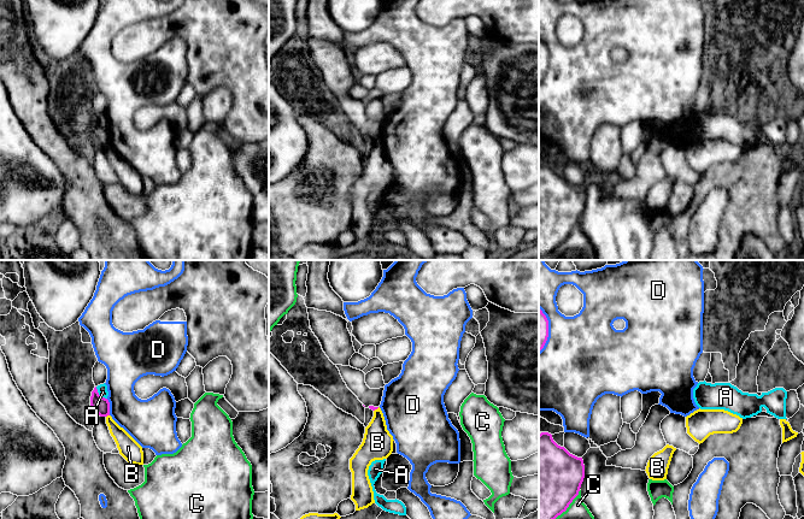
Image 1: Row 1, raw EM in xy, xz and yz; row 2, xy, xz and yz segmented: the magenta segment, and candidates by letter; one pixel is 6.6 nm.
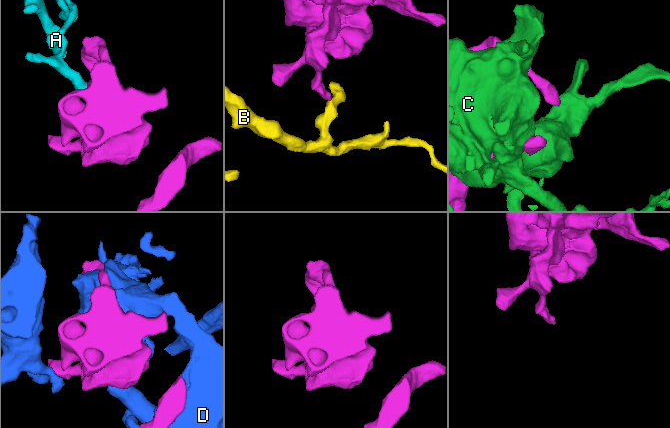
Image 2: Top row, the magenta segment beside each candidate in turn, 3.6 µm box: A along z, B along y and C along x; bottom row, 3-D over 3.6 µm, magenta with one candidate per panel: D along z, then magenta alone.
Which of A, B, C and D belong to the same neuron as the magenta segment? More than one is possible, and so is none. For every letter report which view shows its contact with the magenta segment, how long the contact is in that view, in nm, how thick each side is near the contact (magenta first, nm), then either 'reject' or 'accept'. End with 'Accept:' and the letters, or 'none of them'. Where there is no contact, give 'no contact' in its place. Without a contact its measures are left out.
A: xy | 120 nm | 120/70 nm | reject
B: xy | 30 nm | 120/130 nm | reject
C: yz | 380 nm | 500/280 nm | reject
D: xy | 110 nm | 120/280 nm | reject
Accept: none of them

